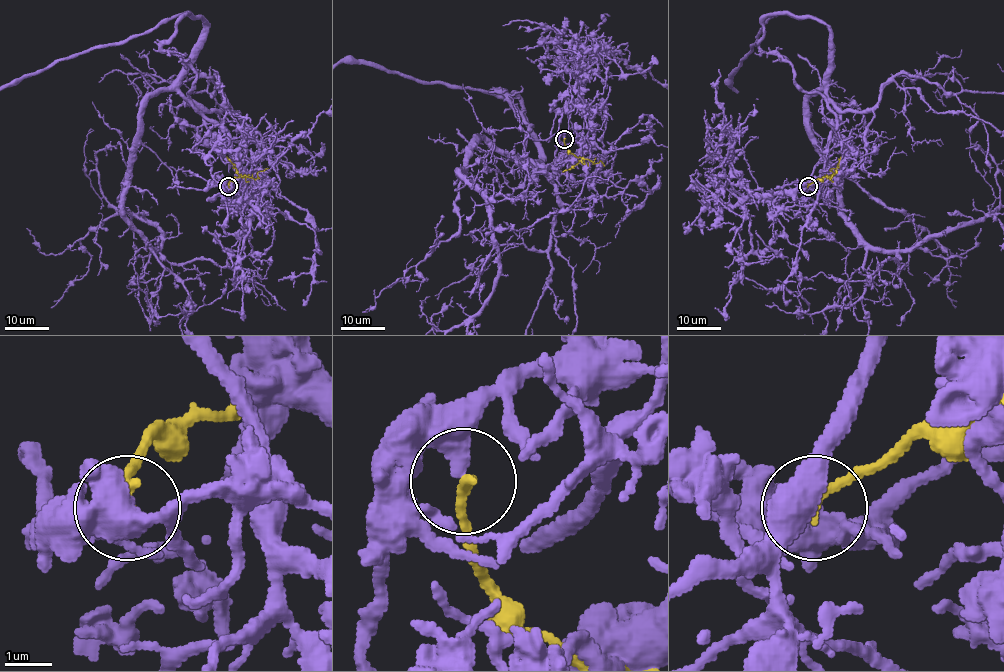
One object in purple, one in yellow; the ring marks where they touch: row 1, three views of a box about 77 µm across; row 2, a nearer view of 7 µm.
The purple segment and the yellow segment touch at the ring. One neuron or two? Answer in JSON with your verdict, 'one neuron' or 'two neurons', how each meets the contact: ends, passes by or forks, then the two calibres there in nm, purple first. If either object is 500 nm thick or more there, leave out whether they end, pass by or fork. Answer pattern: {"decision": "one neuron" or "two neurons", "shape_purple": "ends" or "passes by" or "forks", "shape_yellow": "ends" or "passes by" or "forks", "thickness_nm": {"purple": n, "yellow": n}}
{"decision": "two neurons", "shape_purple": "ends", "shape_yellow": "ends", "thickness_nm": {"purple": 400, "yellow": 240}}

